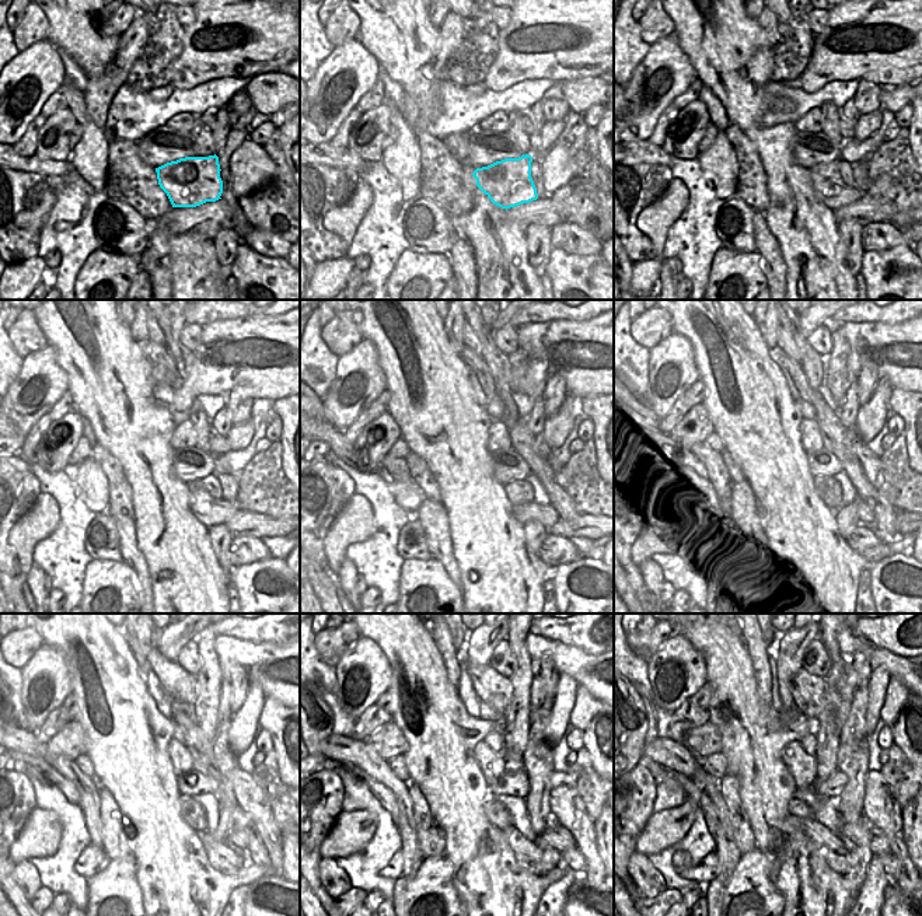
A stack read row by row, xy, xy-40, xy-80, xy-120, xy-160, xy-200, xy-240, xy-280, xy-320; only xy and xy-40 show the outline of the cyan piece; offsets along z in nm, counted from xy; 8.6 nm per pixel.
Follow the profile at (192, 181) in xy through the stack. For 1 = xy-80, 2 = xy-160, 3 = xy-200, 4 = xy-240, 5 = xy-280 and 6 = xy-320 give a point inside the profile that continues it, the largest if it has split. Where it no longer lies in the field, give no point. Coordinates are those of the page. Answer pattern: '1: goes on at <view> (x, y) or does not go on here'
1: goes on at xy-80 (830, 189)
2: goes on at xy-160 (545, 514)
3: goes on at xy-200 (865, 516)
4: goes on at xy-240 (240, 836)
5: goes on at xy-280 (559, 838)
6: goes on at xy-320 (879, 843)

